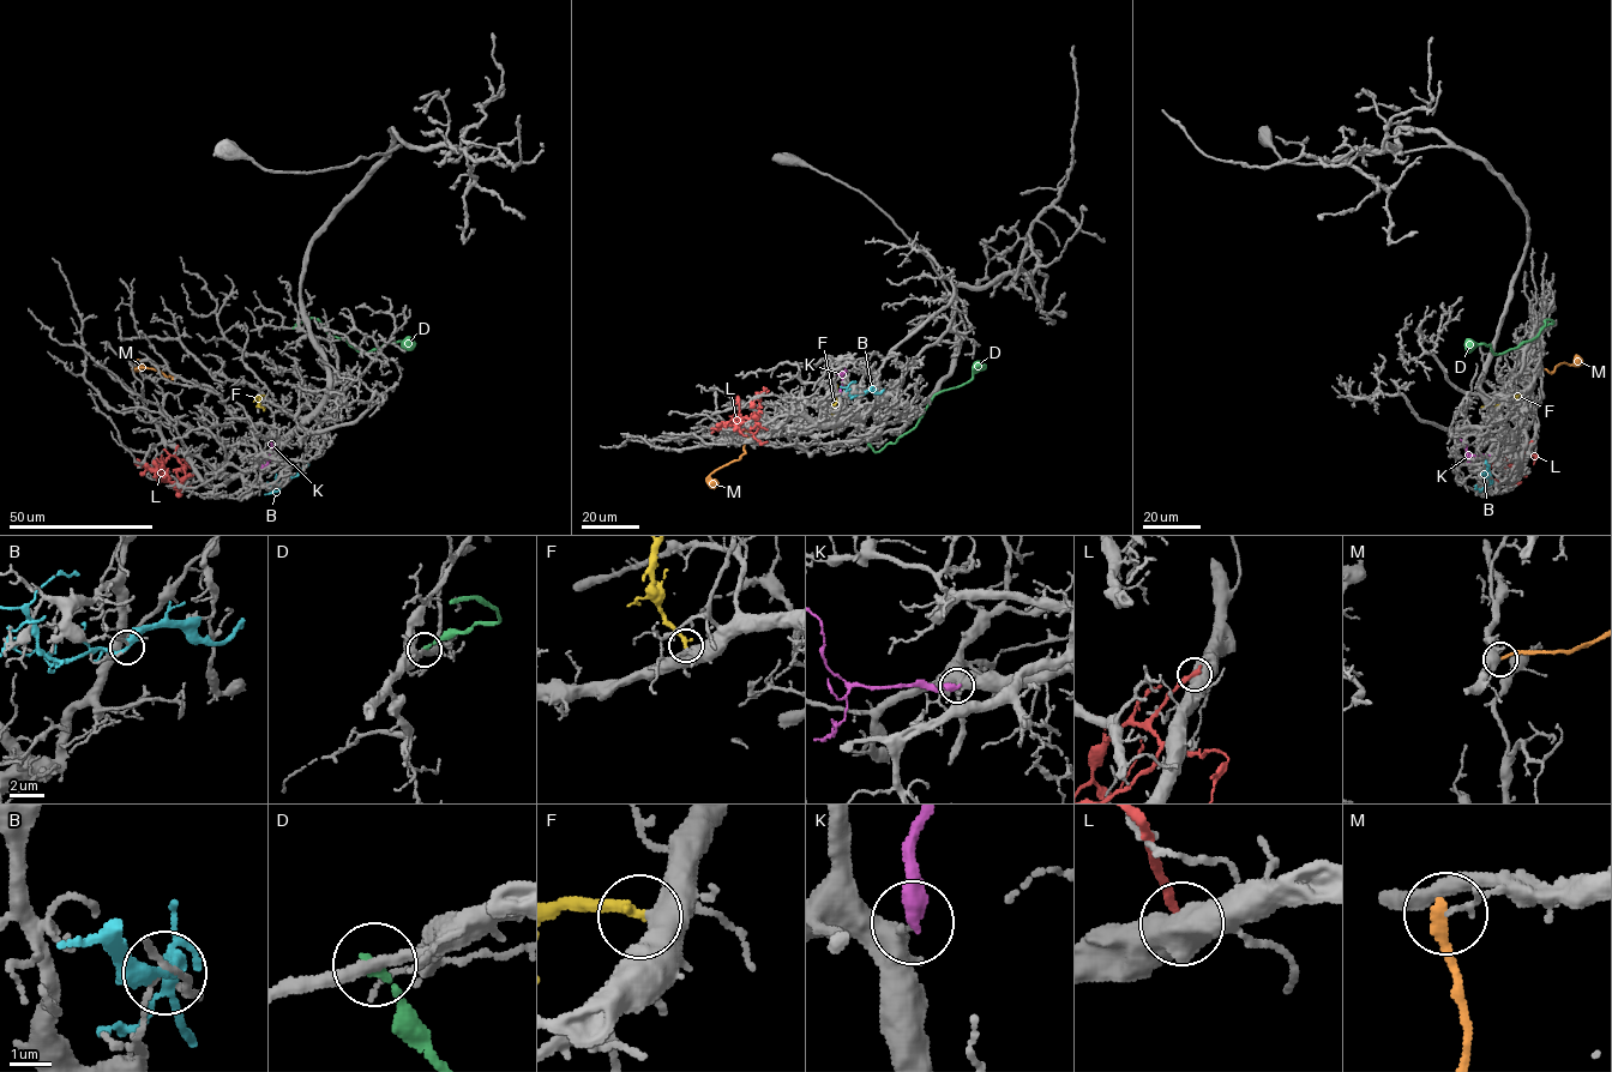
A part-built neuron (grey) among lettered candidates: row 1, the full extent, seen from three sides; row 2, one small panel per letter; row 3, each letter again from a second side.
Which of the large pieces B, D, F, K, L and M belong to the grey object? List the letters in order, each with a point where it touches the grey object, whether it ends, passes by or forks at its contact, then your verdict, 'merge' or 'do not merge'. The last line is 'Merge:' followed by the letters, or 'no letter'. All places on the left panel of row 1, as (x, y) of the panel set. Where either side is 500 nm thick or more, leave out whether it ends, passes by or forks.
B: meets grey at (288, 479); it passes by; do not merge
D: meets grey at (294, 327); it ends there; do not merge
F: meets grey at (263, 396); merge
K: meets grey at (265, 458); do not merge
L: meets grey at (176, 446); do not merge
M: meets grey at (173, 379); it ends there; do not merge
Merge: F

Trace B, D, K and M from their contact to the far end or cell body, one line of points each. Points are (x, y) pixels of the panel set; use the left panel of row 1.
B: (288, 479), (284, 477), (271, 491), (281, 488)
D: (294, 327), (314, 318), (329, 335), (344, 339), (361, 353), (380, 348), (386, 343), (404, 342), (410, 345)
K: (265, 458), (270, 456), (270, 443)
M: (173, 379), (170, 373), (166, 377), (152, 368), (134, 369), (138, 366)

